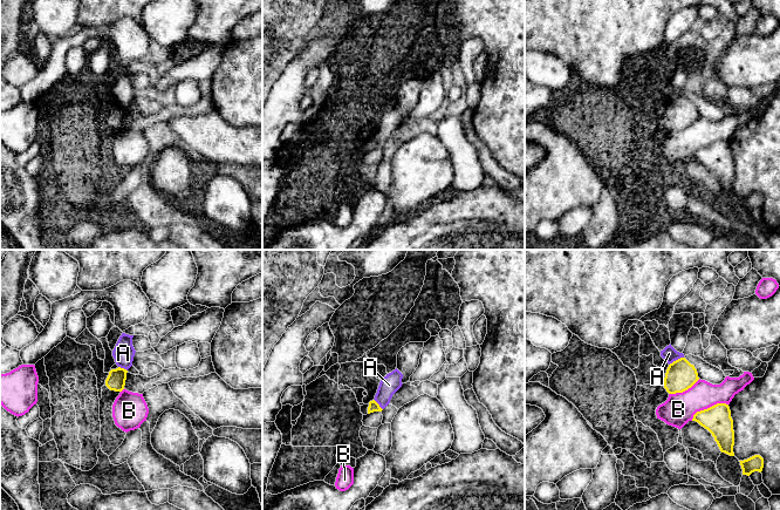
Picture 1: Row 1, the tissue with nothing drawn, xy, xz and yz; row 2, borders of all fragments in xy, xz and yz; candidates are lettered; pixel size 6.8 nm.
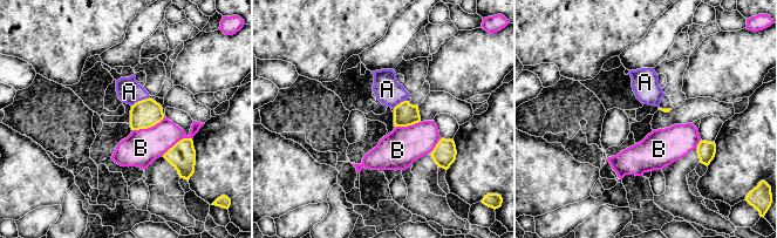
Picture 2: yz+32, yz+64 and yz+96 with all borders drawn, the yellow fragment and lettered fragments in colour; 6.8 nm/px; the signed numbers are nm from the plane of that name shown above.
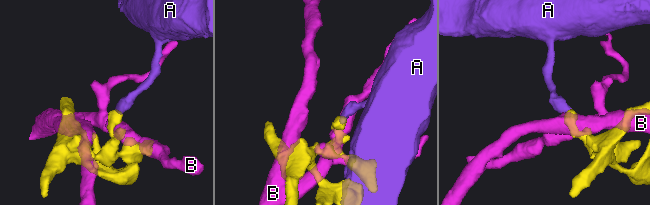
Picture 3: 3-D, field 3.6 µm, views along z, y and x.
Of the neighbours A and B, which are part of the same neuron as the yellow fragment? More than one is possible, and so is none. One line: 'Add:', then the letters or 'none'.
Add: none

